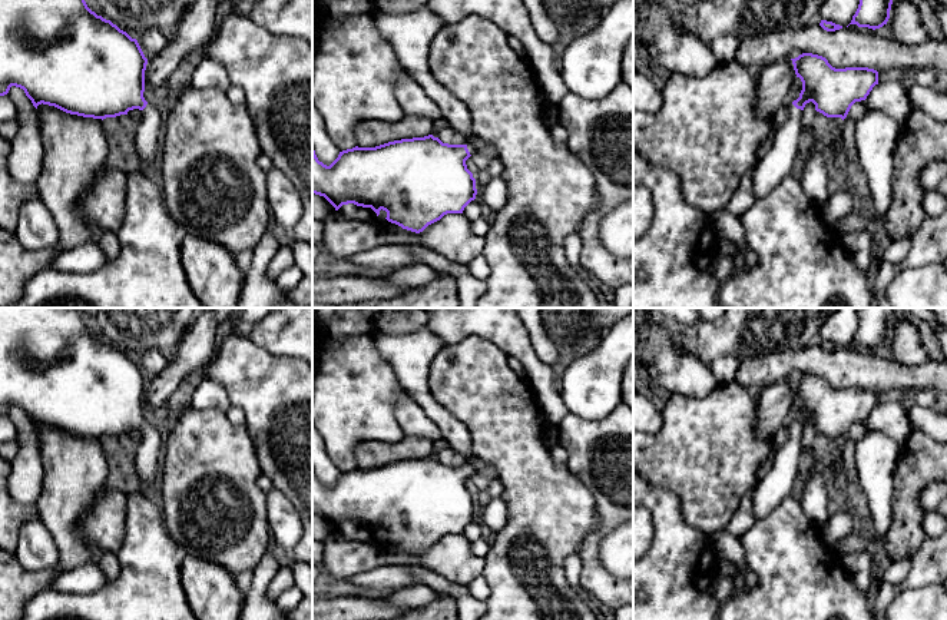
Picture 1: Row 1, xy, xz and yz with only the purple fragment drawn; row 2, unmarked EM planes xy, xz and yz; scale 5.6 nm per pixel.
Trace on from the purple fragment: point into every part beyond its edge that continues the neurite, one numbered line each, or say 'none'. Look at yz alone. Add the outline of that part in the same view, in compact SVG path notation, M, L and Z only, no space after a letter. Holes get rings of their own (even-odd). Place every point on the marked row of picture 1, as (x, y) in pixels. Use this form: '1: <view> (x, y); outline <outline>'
1: yz (777, 163); outline M788 107L787 120L774 133L772 146L751 172L755 199L766 196L791 173L799 147L801 116L804 110Z

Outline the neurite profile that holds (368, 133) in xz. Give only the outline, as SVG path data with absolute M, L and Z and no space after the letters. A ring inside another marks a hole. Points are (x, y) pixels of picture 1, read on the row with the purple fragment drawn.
M404 115L398 120L364 120L354 129L358 147L375 147L388 142L431 135L434 120L420 115Z

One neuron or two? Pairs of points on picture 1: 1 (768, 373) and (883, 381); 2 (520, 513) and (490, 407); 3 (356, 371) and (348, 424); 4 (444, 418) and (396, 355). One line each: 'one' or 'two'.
1: one
2: one
3: one
4: one

